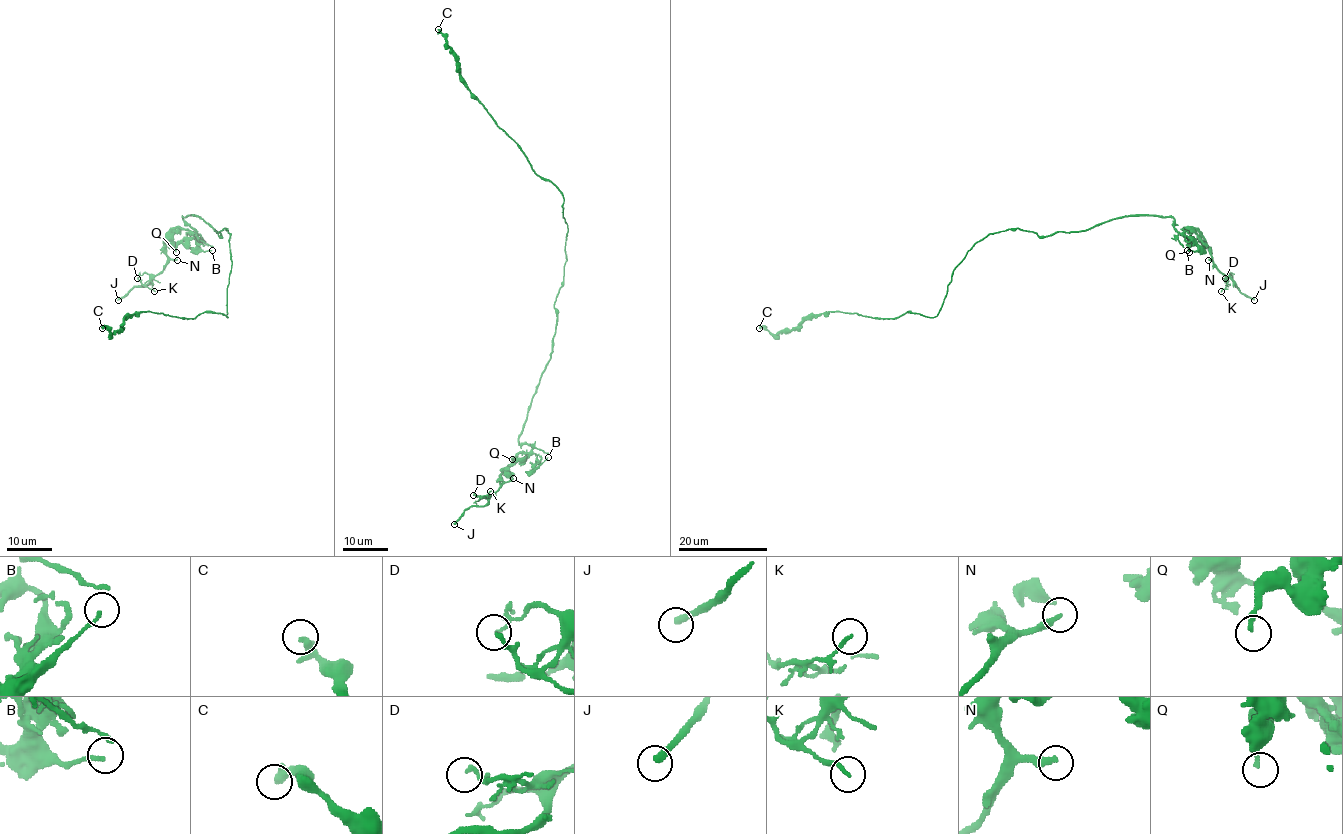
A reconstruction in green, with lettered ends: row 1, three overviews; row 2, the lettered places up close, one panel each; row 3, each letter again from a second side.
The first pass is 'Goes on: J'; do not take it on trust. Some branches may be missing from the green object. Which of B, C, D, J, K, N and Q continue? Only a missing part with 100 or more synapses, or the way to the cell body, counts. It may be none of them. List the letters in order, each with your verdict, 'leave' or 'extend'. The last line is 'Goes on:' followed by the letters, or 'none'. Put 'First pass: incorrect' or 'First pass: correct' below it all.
B: leave
C: leave
D: leave
J: extend
K: leave
N: leave
Q: leave
Goes on: J
First pass: correct

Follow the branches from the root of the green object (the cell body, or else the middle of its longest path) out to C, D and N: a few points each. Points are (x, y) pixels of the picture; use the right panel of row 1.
C: (1005, 230), (988, 234), (967, 253), (934, 317), (905, 312), (872, 318), (826, 311), (776, 334), (759, 328)
D: (1005, 230), (1048, 236), (1124, 216), (1167, 216), (1178, 232), (1192, 230), (1206, 244), (1226, 284), (1225, 278)
N: (1005, 230), (1048, 236), (1124, 216), (1167, 216), (1178, 232), (1192, 230), (1206, 244), (1208, 260)

